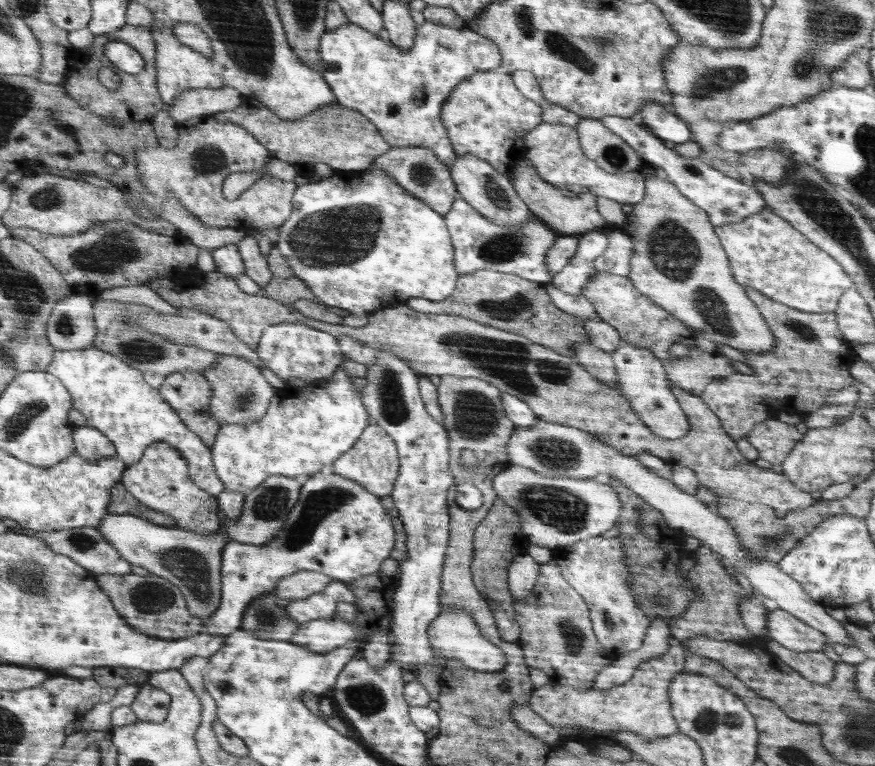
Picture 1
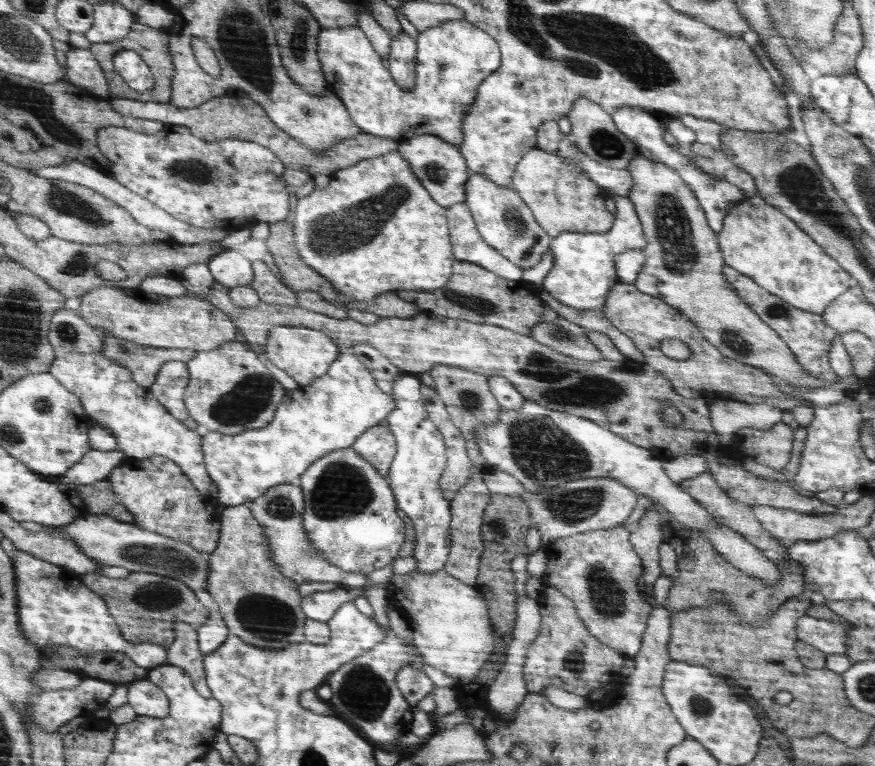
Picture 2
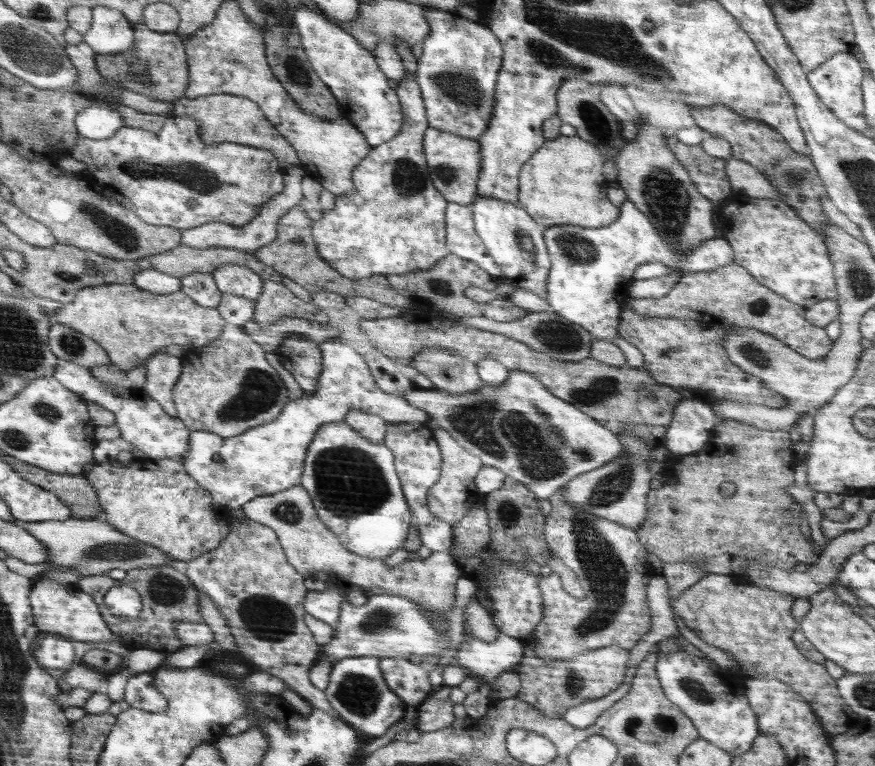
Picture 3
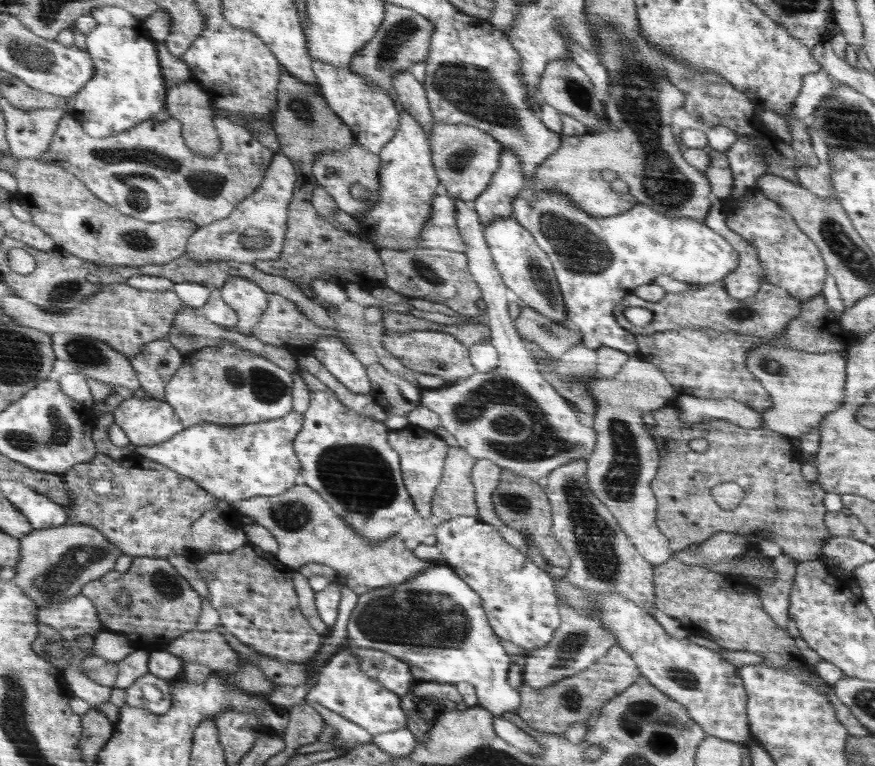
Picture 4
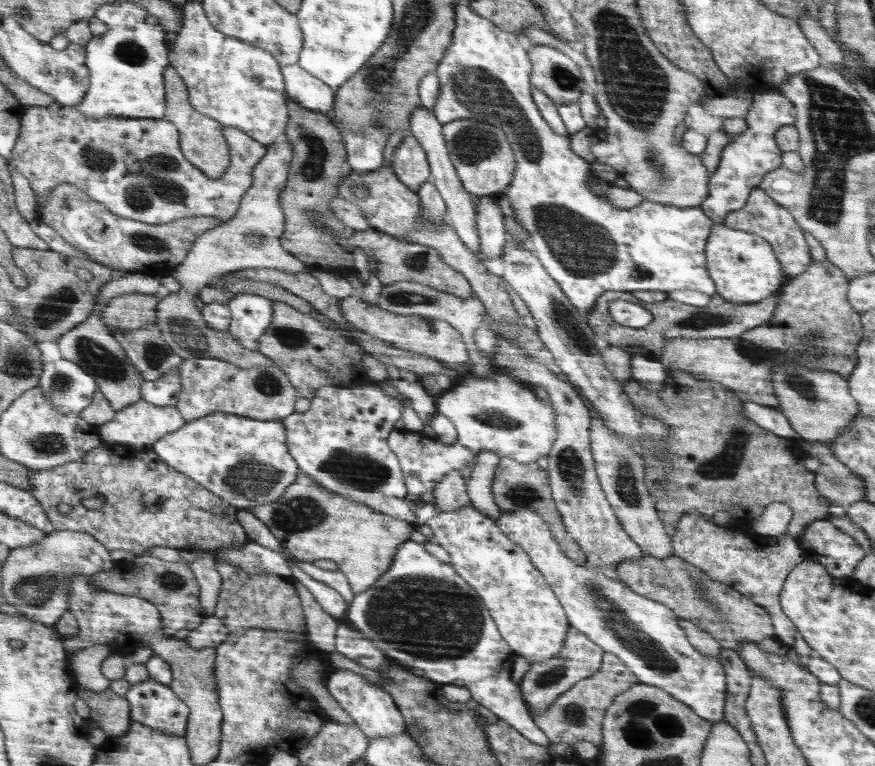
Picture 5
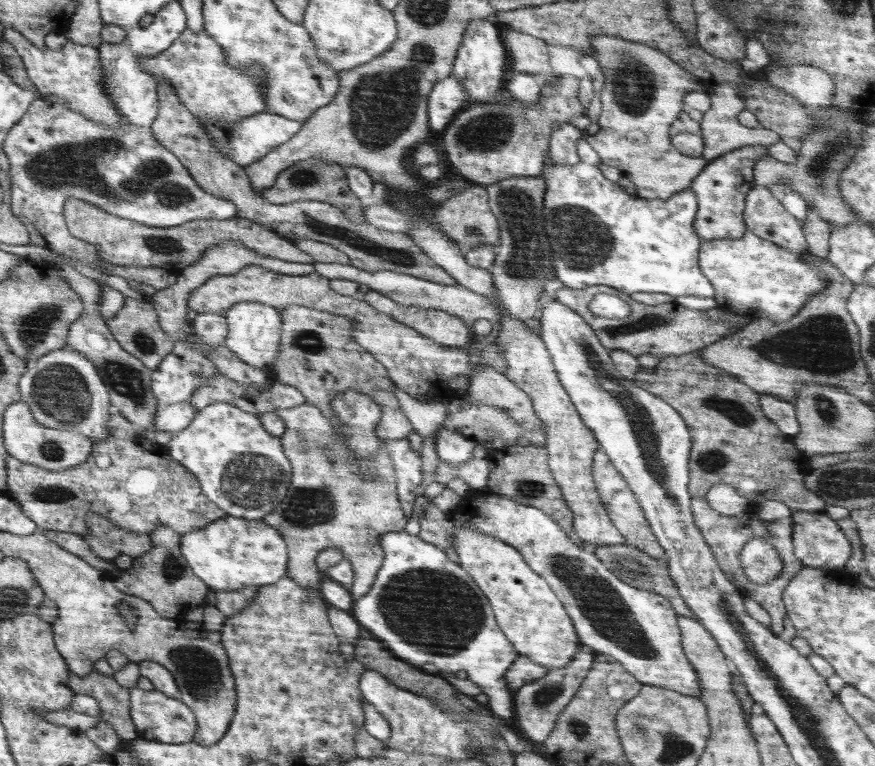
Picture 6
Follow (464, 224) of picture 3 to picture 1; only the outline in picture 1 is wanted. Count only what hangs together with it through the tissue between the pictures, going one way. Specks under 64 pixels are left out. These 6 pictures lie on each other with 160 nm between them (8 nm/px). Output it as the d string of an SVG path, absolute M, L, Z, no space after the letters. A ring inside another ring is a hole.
M462 197L451 206L451 210L444 215L447 229L451 233L451 243L455 247L455 270L459 276L476 274L480 270L511 273L540 284L550 283L555 276L546 268L545 256L547 250L558 244L560 235L547 226L542 219L530 216L521 226L500 226L491 222L486 215L474 210Z

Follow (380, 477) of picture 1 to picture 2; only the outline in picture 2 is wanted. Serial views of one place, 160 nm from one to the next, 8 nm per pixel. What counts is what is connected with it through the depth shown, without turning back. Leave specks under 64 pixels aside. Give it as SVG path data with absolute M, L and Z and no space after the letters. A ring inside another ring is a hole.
M386 424L370 426L350 446L357 450L363 459L375 466L384 478L388 478L396 449L394 435Z

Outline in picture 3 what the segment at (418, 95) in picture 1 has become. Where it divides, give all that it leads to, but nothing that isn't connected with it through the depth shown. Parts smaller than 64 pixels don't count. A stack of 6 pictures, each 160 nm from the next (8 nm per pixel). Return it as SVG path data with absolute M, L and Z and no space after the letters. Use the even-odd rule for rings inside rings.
M298 2L296 10L293 12L292 21L297 26L302 48L306 50L307 57L310 59L312 67L317 74L331 89L342 110L342 116L350 119L364 135L367 142L372 147L383 145L402 132L405 122L405 114L398 98L394 92L386 92L384 88L384 76L378 66L378 60L374 53L368 51L349 31L340 26L332 24L326 18L313 11L305 2ZM422 7L430 34L422 42L423 53L414 72L423 91L427 121L430 128L478 139L487 132L494 112L495 88L503 67L503 43L492 26L474 22L464 13Z

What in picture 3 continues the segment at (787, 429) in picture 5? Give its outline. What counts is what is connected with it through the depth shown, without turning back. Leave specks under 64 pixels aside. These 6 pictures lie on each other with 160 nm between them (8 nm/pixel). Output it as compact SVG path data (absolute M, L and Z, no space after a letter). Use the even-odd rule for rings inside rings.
M684 395L684 400L680 406L676 406L674 418L668 426L664 446L677 456L695 453L703 447L706 434L717 421L712 405Z

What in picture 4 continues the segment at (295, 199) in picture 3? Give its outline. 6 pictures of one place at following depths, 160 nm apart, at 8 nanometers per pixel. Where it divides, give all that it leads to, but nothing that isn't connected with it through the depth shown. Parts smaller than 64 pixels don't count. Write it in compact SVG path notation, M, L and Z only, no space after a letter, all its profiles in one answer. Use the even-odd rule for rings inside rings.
M280 151L274 152L264 182L246 198L230 217L199 227L187 244L186 253L198 263L232 260L254 265L257 261L276 260L286 244L287 219L291 198L297 187L292 161Z

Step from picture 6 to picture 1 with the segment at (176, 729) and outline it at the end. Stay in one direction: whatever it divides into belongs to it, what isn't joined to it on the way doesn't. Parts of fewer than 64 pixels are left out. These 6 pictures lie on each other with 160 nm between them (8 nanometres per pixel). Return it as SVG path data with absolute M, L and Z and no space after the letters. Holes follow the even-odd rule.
M146 682L139 686L138 694L130 708L142 724L157 724L167 717L170 701L171 696L167 692Z

